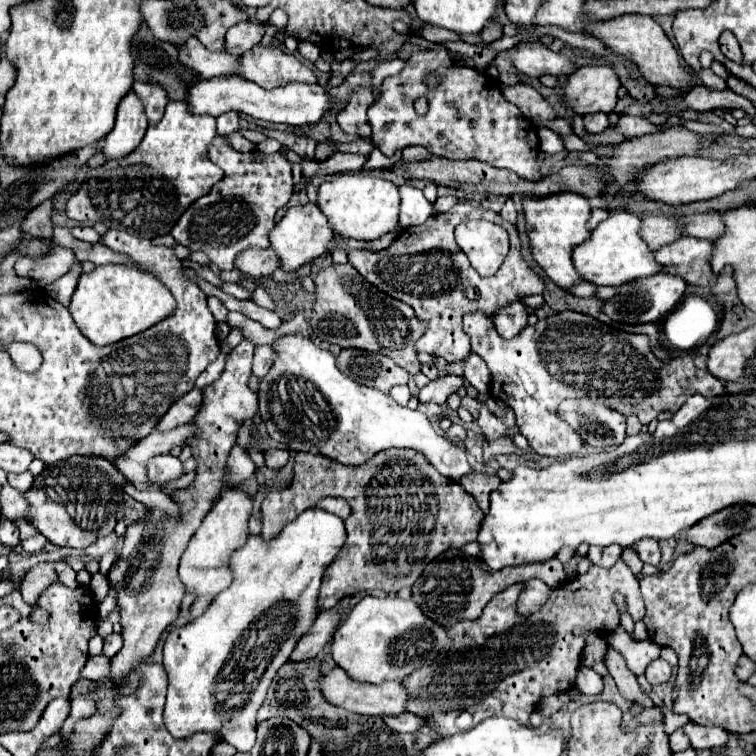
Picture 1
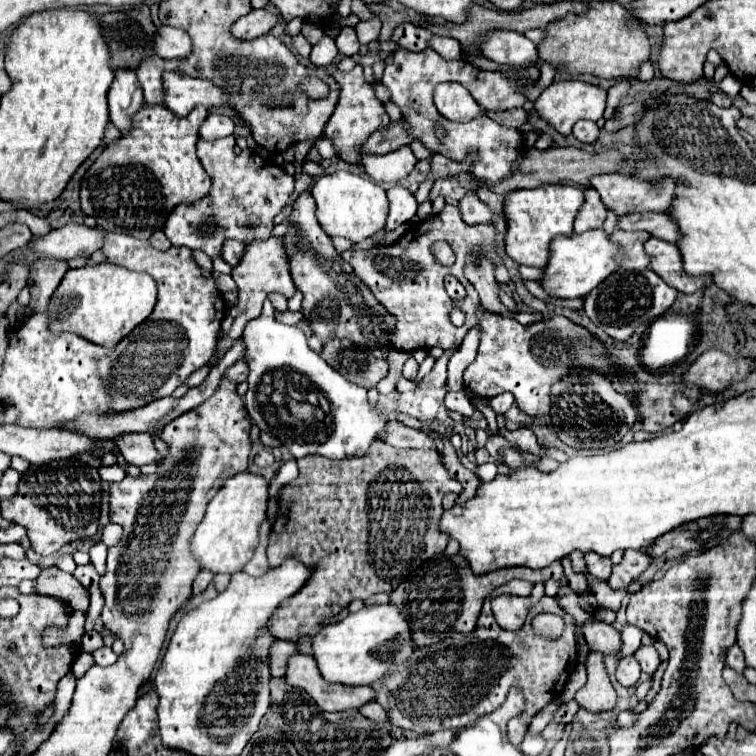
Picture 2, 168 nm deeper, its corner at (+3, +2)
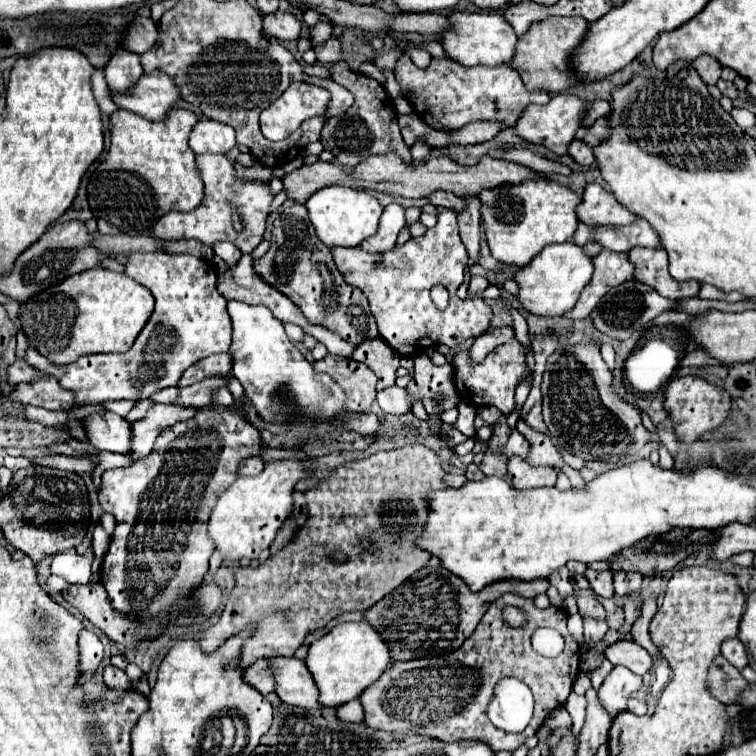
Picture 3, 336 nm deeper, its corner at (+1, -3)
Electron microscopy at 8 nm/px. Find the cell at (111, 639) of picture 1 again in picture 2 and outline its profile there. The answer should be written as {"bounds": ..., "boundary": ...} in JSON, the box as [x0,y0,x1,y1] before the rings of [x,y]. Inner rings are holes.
{"bounds":[92,648,116,666],"boundary":[[[100,648],[100,650],[94,650],[92,652],[92,656],[94,656],[94,662],[96,664],[100,664],[100,666],[110,666],[110,664],[114,664],[116,662],[116,654],[112,652],[112,648]]]}

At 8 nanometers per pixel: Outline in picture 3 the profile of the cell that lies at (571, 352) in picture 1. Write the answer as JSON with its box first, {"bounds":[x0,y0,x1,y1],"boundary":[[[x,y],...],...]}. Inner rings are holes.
{"bounds":[452,337,530,415],"boundary":[[[516,337],[510,339],[504,345],[498,345],[478,365],[472,365],[468,361],[468,351],[458,353],[454,357],[452,365],[454,365],[454,383],[456,383],[460,399],[466,401],[466,403],[470,401],[470,405],[474,405],[474,407],[494,405],[504,415],[508,415],[510,407],[514,407],[514,391],[516,391],[516,387],[530,375],[528,365],[526,365],[526,355],[528,355],[528,349]]]}

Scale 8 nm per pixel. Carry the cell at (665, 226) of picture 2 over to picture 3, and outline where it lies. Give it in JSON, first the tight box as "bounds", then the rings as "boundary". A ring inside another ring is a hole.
{"bounds":[594,219,660,251],"boundary":[[[636,219],[624,227],[600,227],[594,241],[610,251],[630,251],[632,247],[660,247],[660,237],[644,219]]]}

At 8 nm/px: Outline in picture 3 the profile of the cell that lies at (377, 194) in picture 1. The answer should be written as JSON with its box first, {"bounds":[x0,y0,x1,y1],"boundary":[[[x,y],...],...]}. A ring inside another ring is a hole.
{"bounds":[306,185,382,249],"boundary":[[[344,185],[322,187],[306,201],[308,215],[316,229],[320,241],[324,241],[330,249],[334,247],[358,247],[360,241],[372,237],[378,231],[378,221],[382,215],[382,205],[374,195],[364,189],[352,189]]]}

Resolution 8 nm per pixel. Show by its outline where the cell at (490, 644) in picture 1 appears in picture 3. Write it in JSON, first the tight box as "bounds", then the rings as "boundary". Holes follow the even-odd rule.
{"bounds":[360,593,580,753],"boundary":[[[506,593],[488,607],[476,631],[464,641],[458,651],[440,657],[394,661],[384,671],[384,675],[360,695],[366,713],[364,723],[372,729],[402,735],[426,735],[440,741],[480,739],[486,741],[494,751],[504,749],[512,753],[530,735],[536,733],[536,729],[554,709],[566,703],[578,673],[578,661],[580,647],[572,643],[566,629],[566,615],[558,607],[550,605],[548,609],[536,609],[534,601]],[[508,603],[526,609],[526,613],[530,615],[530,623],[526,627],[510,629],[508,625],[504,625],[502,607]],[[538,627],[552,627],[566,639],[566,647],[558,657],[542,657],[530,647],[530,637]],[[504,677],[516,677],[524,681],[534,693],[534,719],[524,733],[504,733],[496,729],[486,715],[486,709],[494,697],[494,687]]]}

